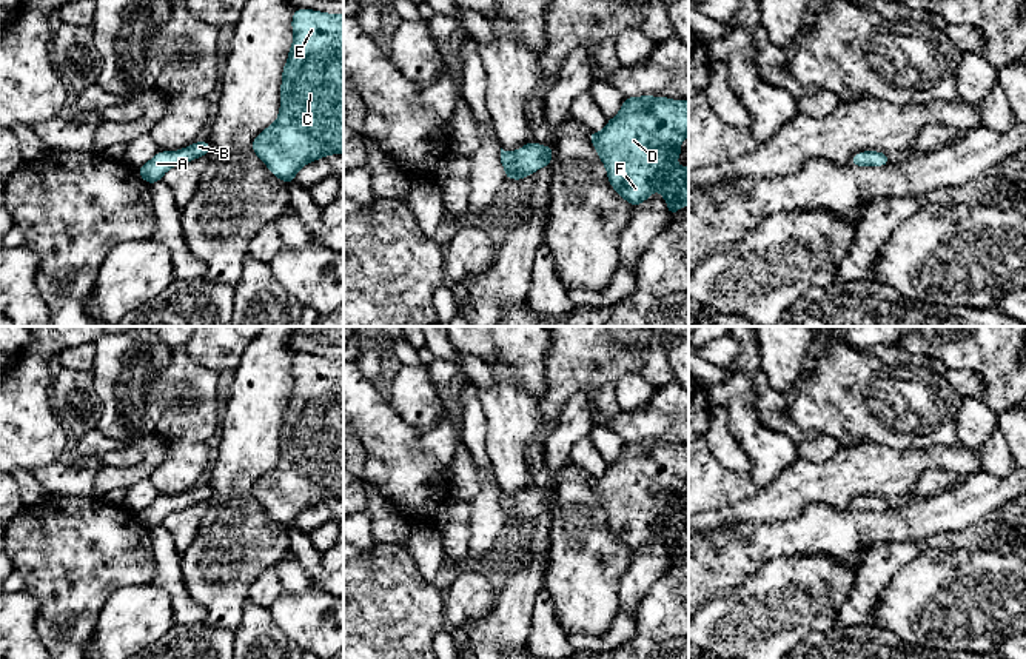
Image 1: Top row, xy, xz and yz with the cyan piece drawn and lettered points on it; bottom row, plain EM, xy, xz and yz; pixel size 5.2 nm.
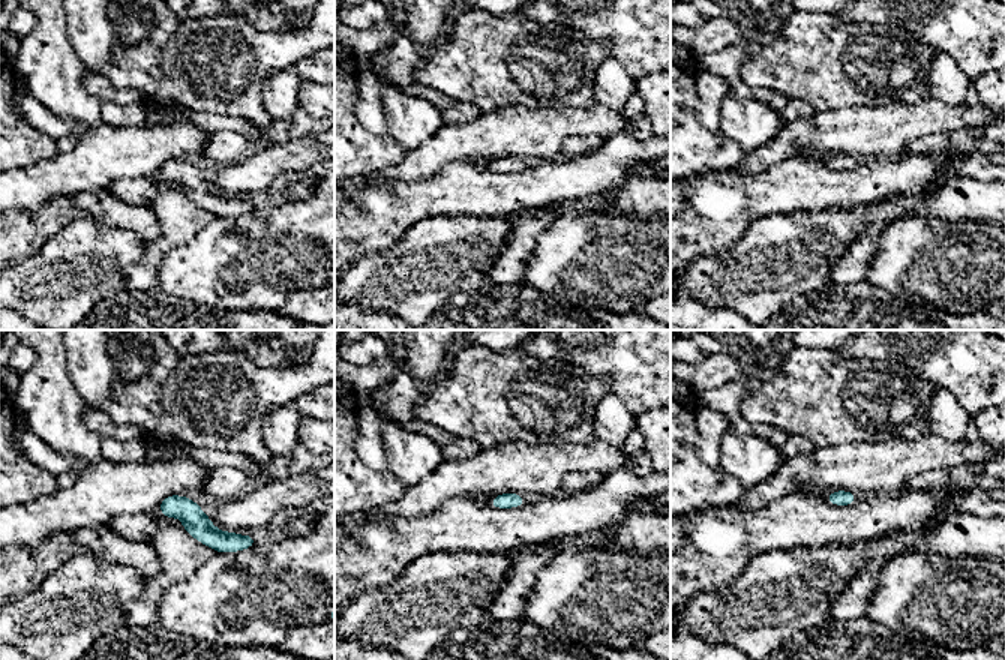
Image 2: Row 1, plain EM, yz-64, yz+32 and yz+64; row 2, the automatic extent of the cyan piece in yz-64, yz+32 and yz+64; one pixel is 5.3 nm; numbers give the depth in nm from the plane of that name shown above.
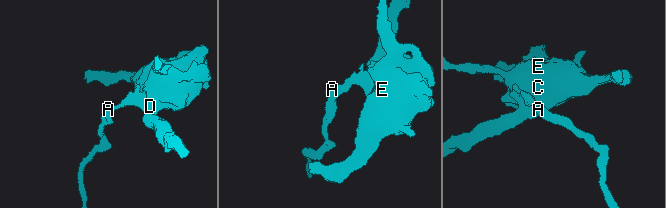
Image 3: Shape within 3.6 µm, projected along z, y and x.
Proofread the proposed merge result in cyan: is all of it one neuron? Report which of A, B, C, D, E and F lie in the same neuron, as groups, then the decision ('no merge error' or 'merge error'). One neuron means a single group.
A B C D E F; no merge error

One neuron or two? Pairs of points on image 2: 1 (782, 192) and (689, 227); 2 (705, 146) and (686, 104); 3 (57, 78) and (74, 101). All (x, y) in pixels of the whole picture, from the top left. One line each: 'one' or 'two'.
1: one
2: one
3: one

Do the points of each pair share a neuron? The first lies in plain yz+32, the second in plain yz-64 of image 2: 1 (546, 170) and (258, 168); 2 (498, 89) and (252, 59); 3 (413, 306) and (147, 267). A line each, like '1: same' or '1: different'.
1: same
2: same
3: different

